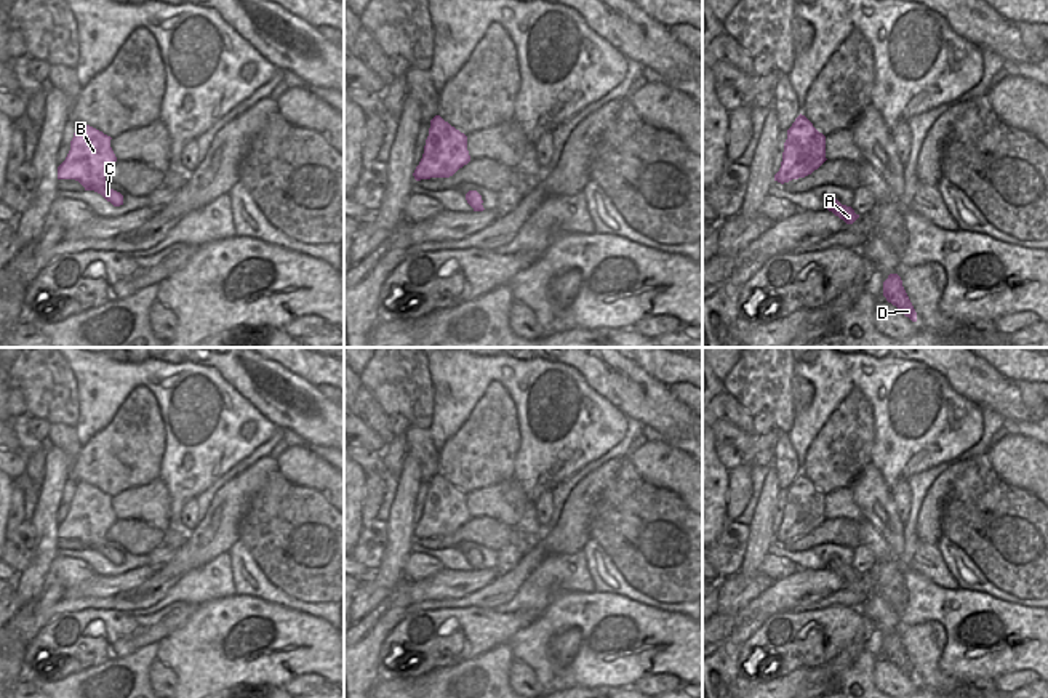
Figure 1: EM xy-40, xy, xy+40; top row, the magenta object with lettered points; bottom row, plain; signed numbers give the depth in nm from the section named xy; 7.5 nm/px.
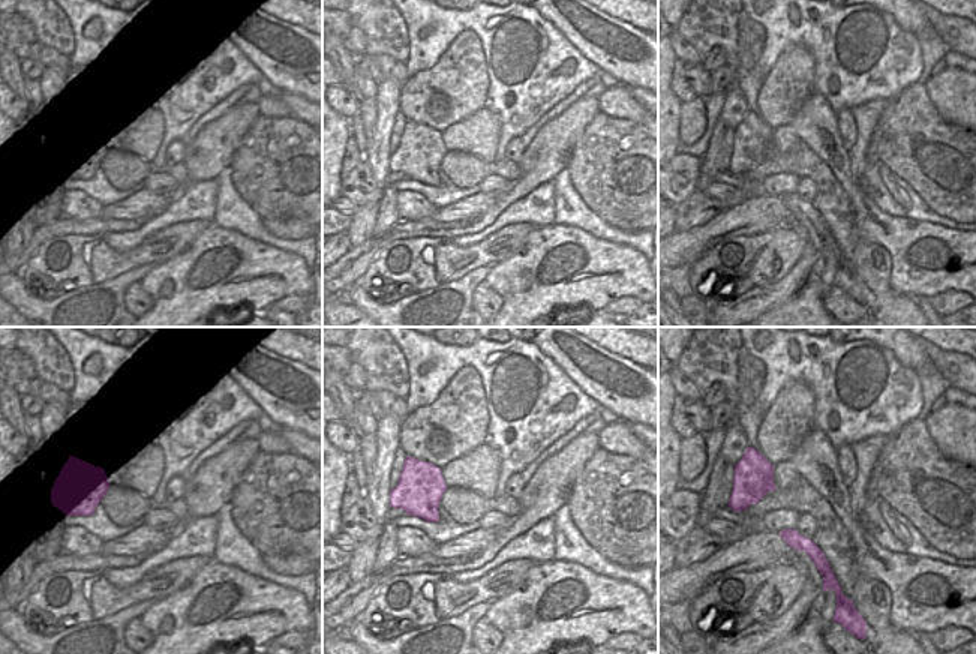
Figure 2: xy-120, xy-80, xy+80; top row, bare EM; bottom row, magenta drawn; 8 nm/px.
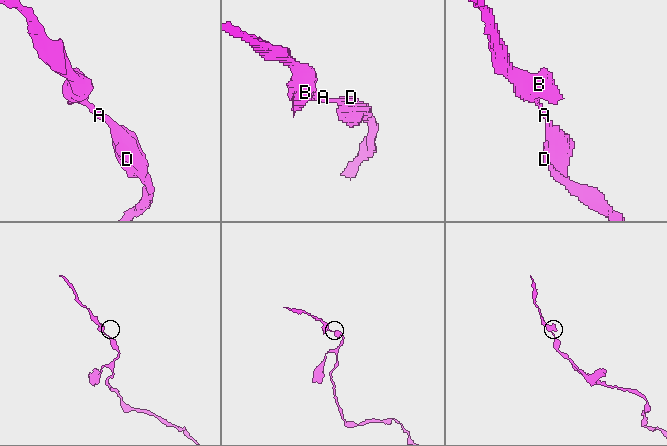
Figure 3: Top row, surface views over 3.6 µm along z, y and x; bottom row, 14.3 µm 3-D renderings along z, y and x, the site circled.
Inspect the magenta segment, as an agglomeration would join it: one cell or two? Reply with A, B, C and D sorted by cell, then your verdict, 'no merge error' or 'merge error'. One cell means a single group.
A B C D | no merge error

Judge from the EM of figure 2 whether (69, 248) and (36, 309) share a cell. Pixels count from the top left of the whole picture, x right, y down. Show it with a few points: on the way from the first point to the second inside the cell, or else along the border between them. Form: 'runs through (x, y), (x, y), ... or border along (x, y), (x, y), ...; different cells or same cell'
border along (20, 275), (30, 294); different cells

